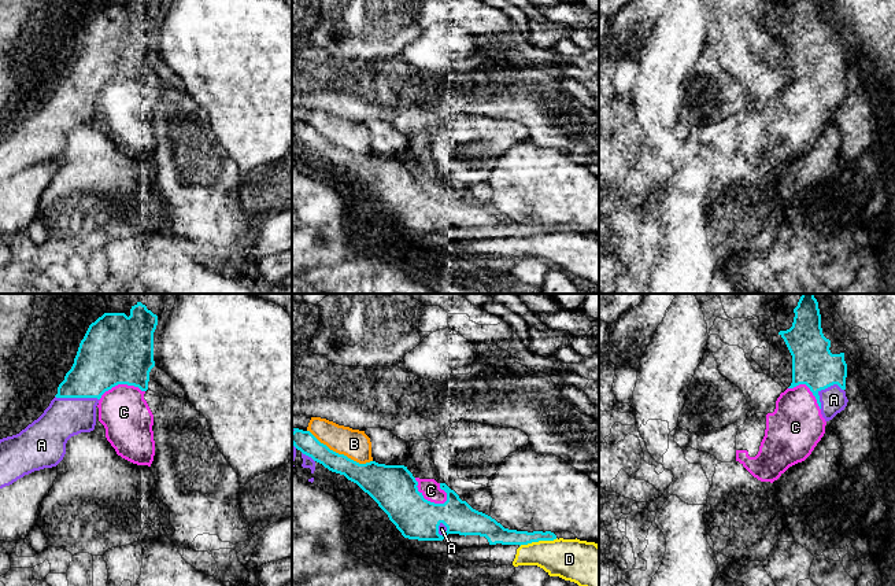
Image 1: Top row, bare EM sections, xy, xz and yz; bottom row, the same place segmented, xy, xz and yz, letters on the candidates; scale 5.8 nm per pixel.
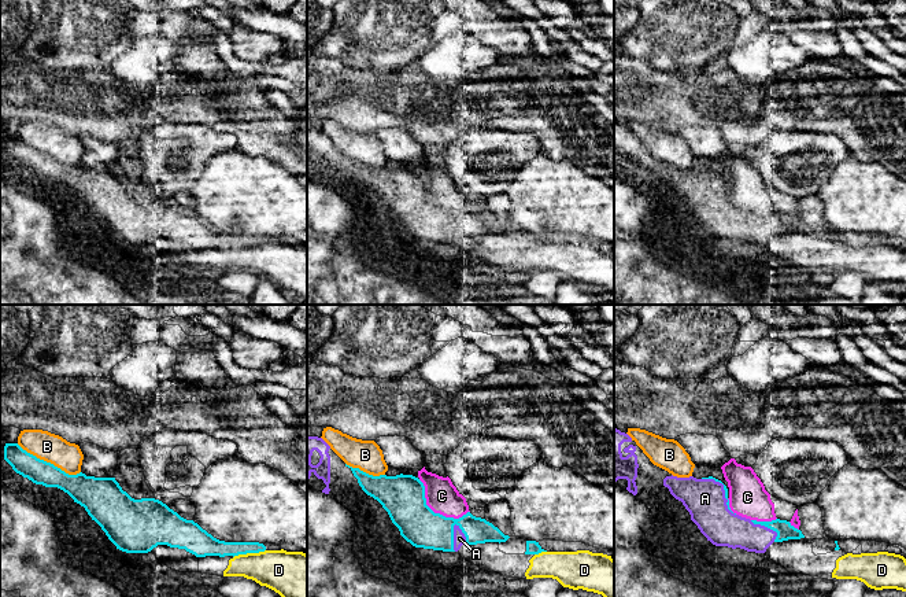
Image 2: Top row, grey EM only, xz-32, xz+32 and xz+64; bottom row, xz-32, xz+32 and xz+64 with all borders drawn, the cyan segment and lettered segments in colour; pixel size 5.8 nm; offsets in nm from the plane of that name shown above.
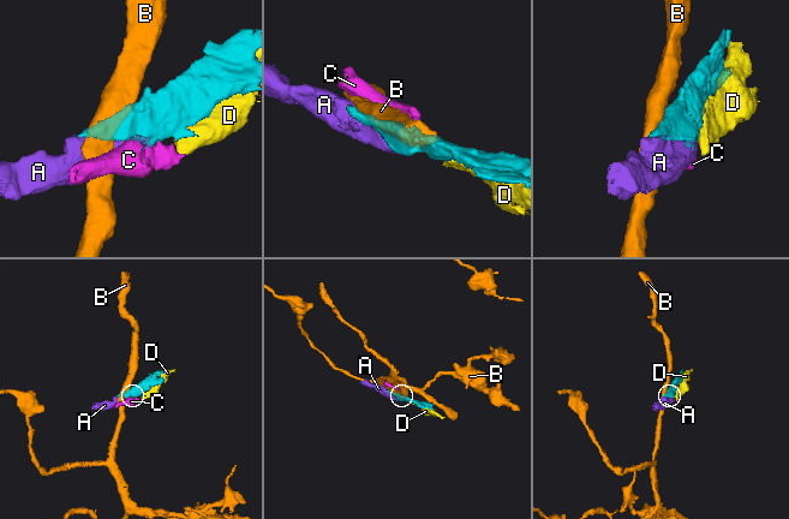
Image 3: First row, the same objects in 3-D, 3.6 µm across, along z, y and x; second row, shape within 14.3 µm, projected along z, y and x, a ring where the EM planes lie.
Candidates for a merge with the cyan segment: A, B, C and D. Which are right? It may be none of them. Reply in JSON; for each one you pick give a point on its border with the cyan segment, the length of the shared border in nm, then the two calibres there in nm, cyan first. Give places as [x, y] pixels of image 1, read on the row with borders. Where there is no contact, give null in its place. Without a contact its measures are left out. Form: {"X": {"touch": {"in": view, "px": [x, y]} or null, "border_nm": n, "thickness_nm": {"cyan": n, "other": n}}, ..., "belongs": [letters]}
{"A": {"touch": {"in": "xy", "px": [77, 397]}, "border_nm": 260, "thickness_nm": {"cyan": 320, "other": 240}}, "belongs": ["A"]}

